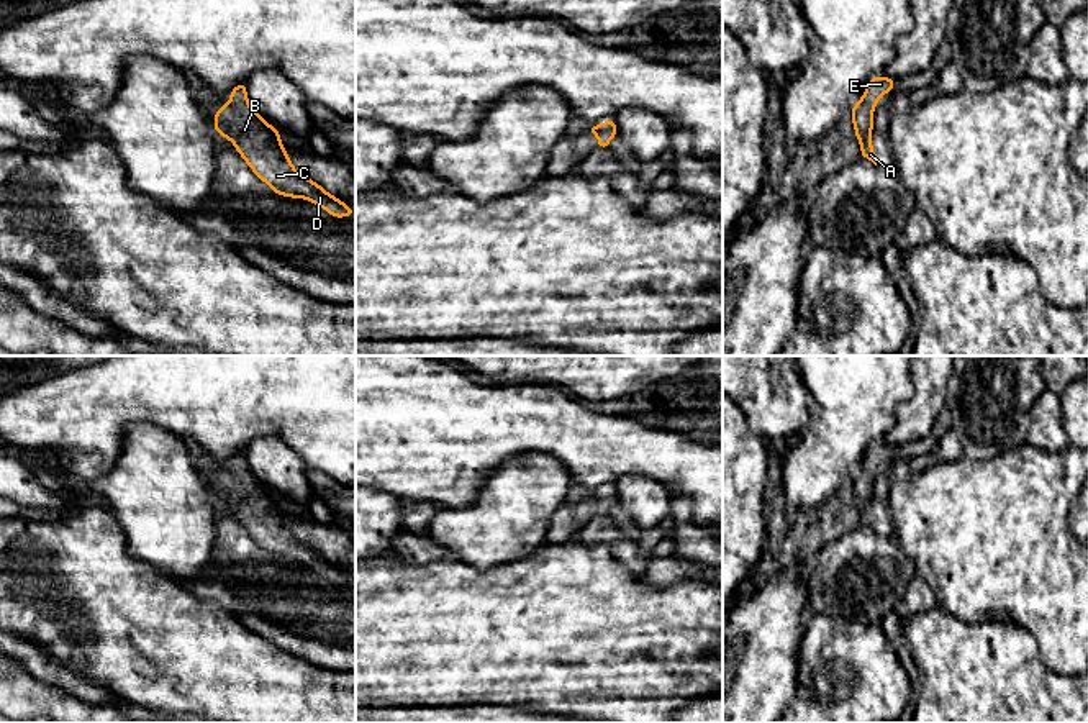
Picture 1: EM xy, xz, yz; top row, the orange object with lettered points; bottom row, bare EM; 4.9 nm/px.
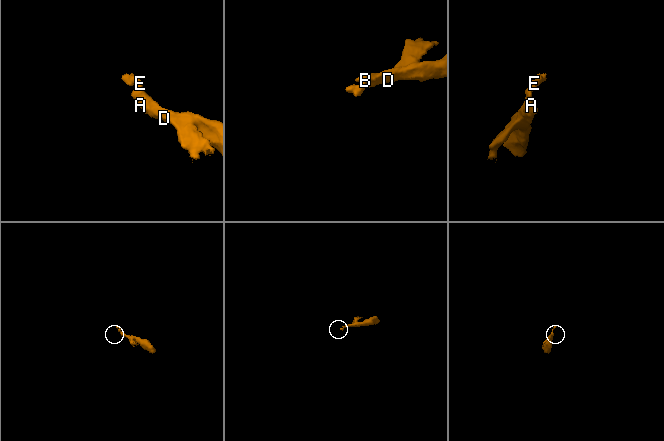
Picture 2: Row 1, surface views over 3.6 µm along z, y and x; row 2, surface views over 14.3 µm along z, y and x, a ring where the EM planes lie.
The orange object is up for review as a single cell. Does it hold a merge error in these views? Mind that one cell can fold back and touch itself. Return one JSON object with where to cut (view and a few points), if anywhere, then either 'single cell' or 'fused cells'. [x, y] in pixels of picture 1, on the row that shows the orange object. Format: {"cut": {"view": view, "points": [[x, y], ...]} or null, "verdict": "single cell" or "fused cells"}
{"cut": null, "verdict": "single cell"}

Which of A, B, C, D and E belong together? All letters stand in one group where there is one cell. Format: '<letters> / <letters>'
A B C D E

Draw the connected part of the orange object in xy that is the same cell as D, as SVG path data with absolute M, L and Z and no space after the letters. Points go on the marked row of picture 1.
M246 82L231 89L229 100L229 103L218 107L213 128L216 134L234 144L238 154L270 187L272 193L305 198L336 220L356 216L356 211L347 203L295 169L287 156L287 148L280 141L280 131L249 105Z

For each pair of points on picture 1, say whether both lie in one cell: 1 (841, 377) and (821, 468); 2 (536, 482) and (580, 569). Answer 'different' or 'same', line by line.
1: same
2: different

